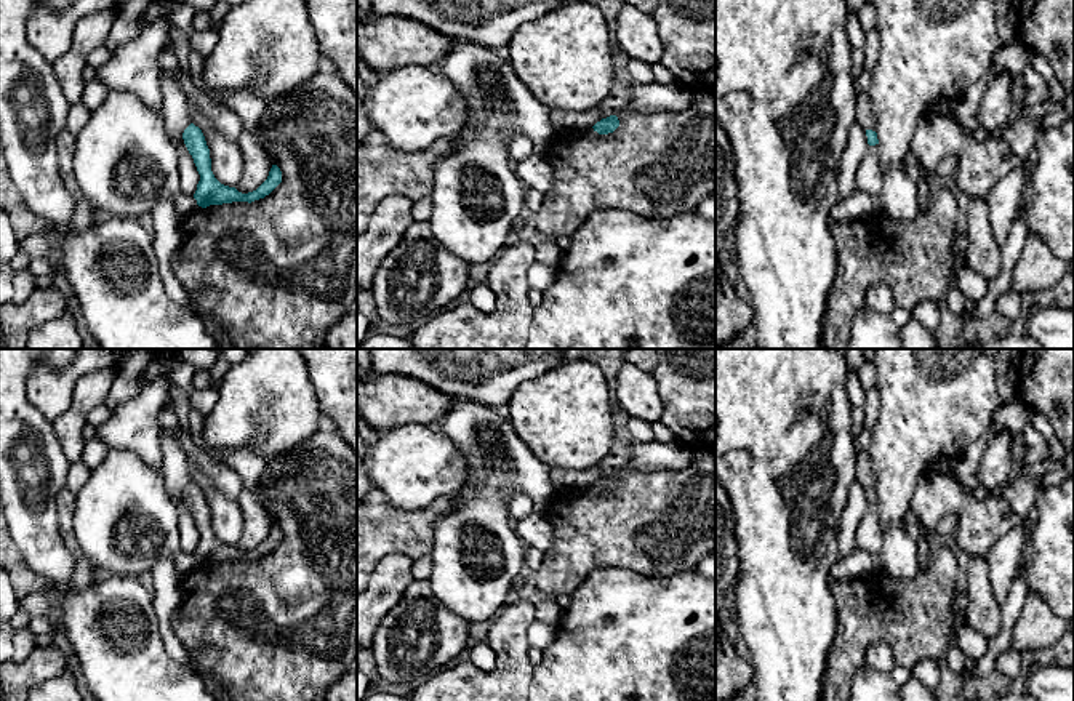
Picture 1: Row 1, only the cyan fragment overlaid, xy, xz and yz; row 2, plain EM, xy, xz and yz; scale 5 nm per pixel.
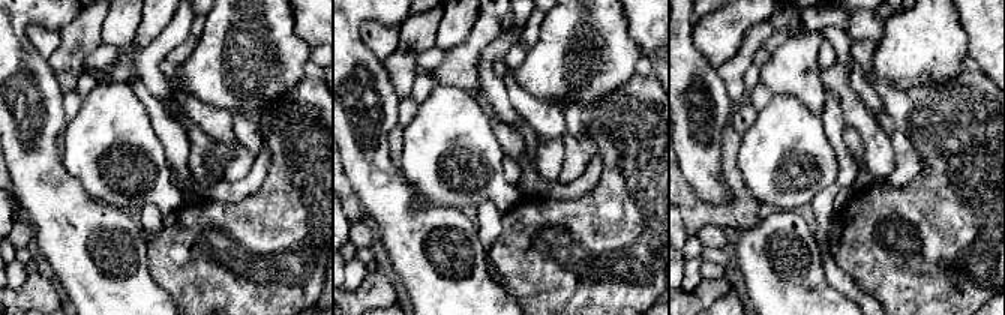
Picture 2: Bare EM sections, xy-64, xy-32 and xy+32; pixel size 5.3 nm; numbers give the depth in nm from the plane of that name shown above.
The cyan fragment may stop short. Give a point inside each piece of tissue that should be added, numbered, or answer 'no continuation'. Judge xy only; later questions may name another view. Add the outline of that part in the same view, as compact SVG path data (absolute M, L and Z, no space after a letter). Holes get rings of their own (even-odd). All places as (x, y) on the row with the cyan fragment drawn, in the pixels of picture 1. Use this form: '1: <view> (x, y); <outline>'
no continuation

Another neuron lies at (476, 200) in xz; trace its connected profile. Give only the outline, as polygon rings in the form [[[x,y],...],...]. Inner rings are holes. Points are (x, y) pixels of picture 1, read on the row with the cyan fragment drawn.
[[[455,40],[440,59],[440,74],[463,94],[469,107],[466,130],[459,133],[450,155],[434,170],[432,235],[458,258],[472,266],[495,261],[506,248],[506,238],[525,211],[525,186],[509,162],[509,146],[525,134],[544,150],[559,141],[549,109],[519,80],[509,59],[498,50]]]

